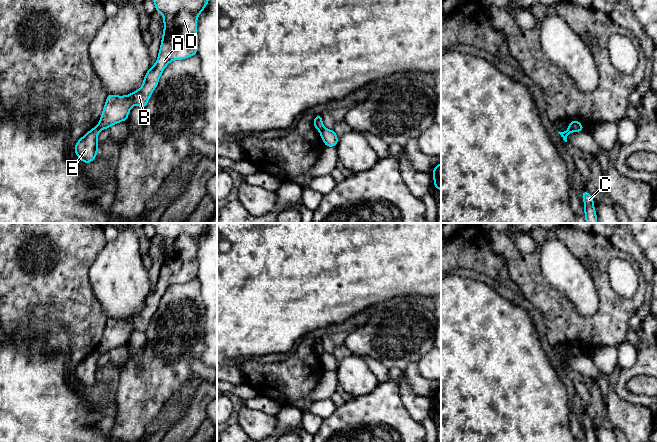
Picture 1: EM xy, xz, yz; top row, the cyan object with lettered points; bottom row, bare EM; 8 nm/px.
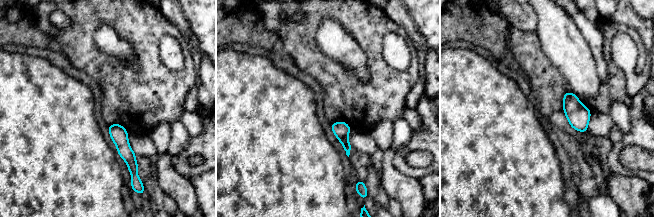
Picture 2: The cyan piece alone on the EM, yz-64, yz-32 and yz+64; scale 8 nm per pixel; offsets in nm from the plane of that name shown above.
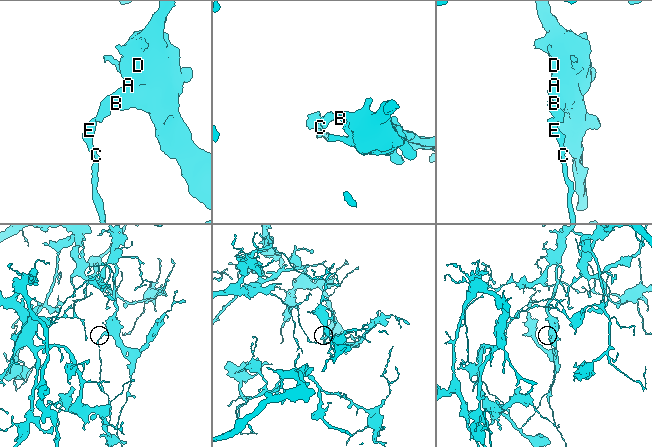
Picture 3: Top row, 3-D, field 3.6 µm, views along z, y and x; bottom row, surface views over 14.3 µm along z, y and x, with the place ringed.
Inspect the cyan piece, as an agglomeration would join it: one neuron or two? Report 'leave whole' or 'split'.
split

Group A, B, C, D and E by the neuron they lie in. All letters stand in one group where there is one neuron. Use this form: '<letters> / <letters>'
A B D / C E

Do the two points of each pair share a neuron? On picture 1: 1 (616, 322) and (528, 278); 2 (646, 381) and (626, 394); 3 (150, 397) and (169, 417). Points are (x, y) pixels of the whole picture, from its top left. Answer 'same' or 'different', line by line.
1: same
2: different
3: different

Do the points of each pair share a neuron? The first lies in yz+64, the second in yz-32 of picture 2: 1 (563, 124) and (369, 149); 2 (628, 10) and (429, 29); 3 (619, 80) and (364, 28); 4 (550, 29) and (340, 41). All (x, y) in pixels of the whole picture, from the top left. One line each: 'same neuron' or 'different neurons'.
1: same neuron
2: different neurons
3: same neuron
4: same neuron

